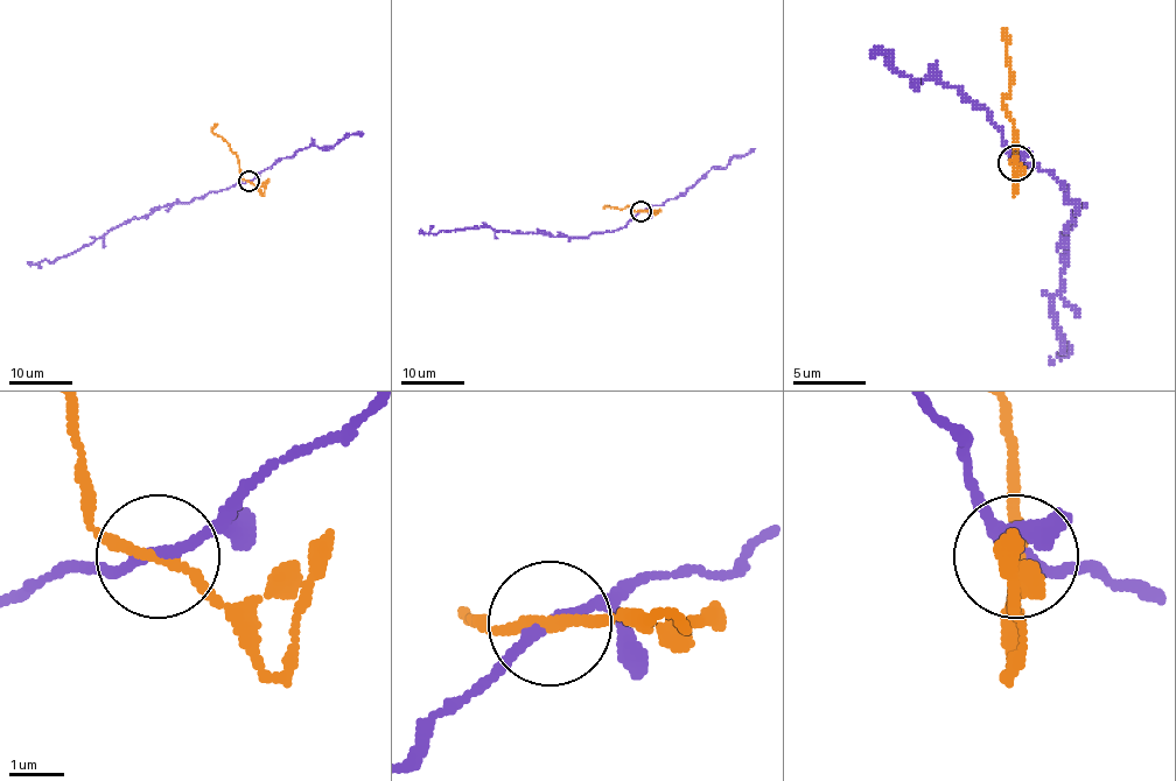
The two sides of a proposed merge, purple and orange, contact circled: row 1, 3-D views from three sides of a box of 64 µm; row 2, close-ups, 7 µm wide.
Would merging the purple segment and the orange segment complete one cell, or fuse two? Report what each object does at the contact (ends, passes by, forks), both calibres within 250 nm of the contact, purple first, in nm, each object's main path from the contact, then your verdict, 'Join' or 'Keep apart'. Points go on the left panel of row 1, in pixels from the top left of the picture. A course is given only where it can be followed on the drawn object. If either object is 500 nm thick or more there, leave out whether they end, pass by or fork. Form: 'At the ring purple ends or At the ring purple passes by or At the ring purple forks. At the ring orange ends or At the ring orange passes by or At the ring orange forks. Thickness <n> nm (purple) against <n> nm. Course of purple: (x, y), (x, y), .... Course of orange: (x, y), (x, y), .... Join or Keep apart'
At the ring purple passes by. At the ring orange passes by. Thickness 190 nm (purple) against 190 nm. Course of purple: (249, 182), (158, 206), (53, 261), (27, 261). Course of orange: (249, 182), (240, 177), (239, 163), (230, 146), (212, 132), (217, 124). Keep apart

